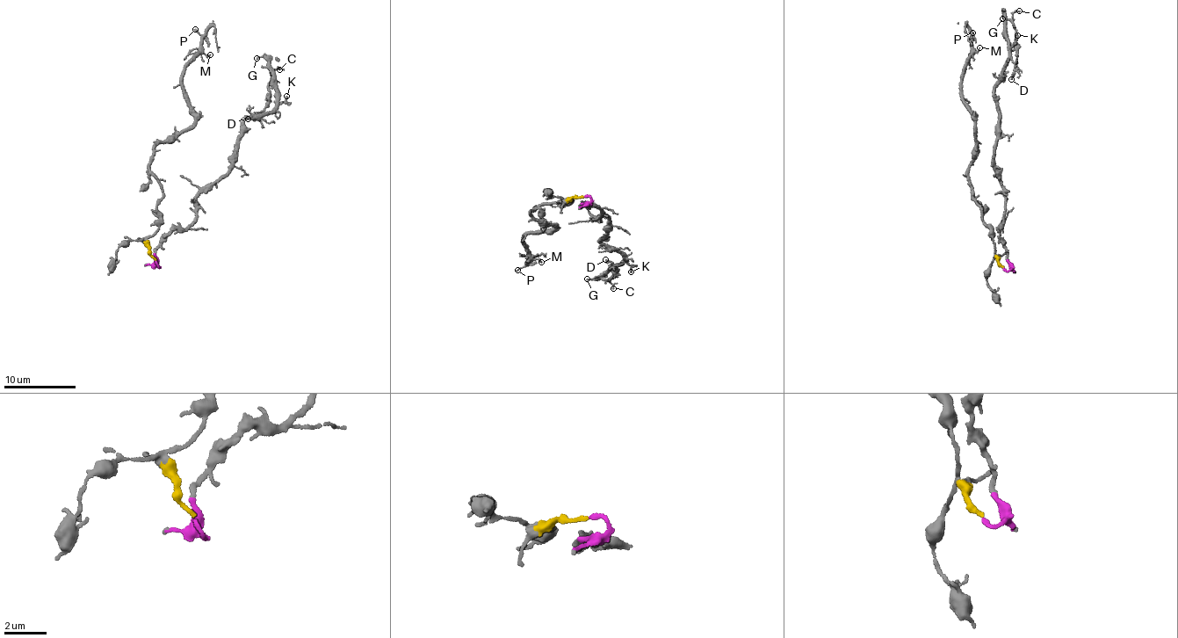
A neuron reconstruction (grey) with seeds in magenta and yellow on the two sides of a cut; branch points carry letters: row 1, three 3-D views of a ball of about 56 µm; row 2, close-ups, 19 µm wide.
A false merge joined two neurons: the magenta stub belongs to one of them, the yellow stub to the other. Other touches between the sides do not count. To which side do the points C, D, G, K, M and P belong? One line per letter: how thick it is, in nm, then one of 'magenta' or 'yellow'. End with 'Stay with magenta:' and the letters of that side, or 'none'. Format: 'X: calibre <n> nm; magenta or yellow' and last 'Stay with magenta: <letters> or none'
C: calibre 140 nm; magenta
D: calibre 100 nm; magenta
G: calibre 120 nm; magenta
K: calibre 150 nm; magenta
M: calibre 140 nm; yellow
P: calibre 100 nm; yellow
Stay with magenta: C, D, G, K

